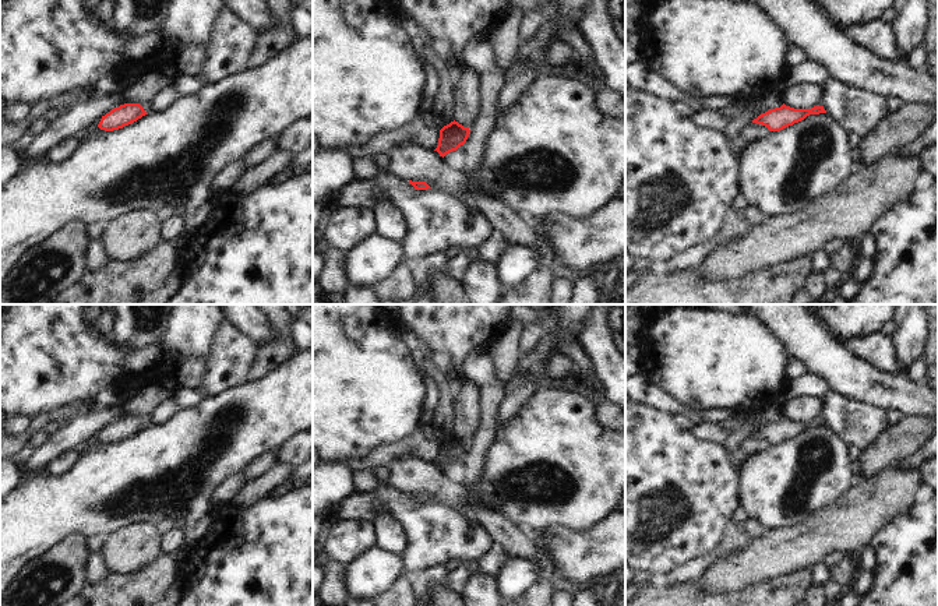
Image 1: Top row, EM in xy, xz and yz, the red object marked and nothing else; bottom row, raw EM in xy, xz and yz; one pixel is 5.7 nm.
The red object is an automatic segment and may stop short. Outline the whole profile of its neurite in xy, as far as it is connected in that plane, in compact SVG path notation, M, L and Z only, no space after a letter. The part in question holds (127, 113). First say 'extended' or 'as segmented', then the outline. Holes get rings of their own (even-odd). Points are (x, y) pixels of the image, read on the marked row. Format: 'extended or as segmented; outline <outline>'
as segmented; outline M124 103L102 116L98 127L105 131L113 131L128 126L142 116L148 114L140 103Z

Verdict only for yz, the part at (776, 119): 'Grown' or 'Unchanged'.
Unchanged.

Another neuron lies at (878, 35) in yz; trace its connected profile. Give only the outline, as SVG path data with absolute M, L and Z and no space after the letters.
M882 17L856 21L850 25L840 25L835 21L857 45L868 47L871 52L885 59L896 59L899 53L898 40L892 22Z

